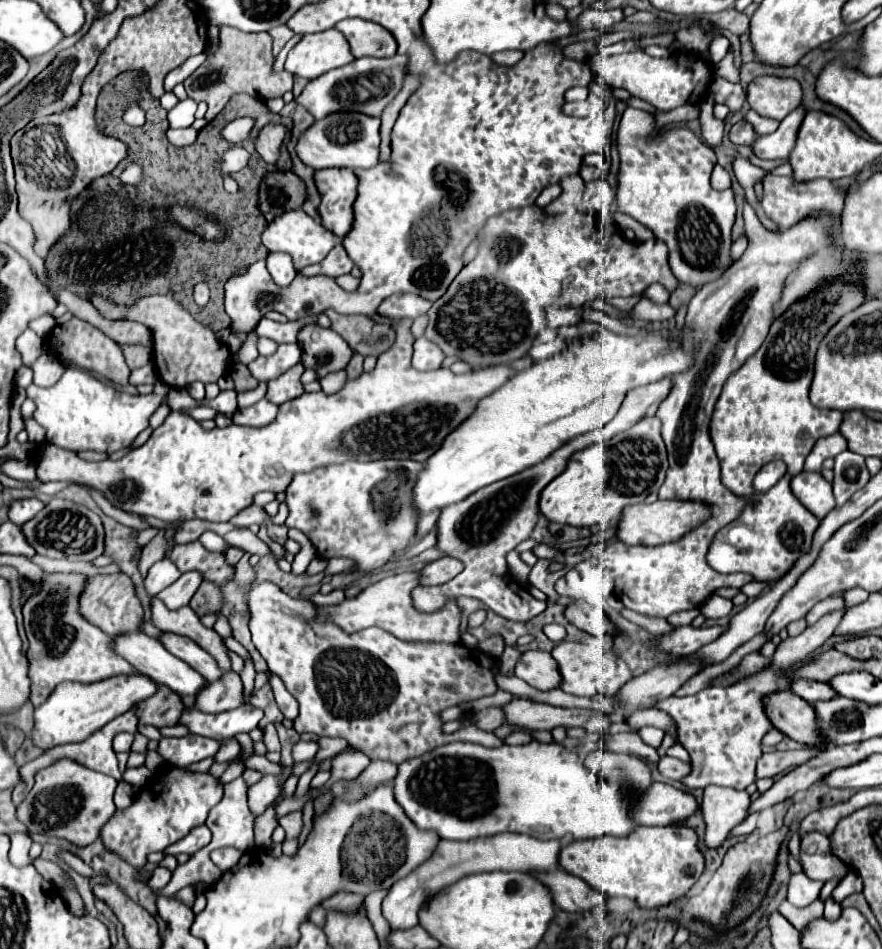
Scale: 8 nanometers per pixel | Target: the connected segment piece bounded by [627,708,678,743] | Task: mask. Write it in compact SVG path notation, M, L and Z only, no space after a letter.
M650 708L646 710L636 711L631 714L627 719L627 723L632 728L642 728L644 726L655 726L666 733L672 735L675 739L675 742L678 743L678 735L676 734L676 725L674 720L668 716L665 712L656 710L655 708Z

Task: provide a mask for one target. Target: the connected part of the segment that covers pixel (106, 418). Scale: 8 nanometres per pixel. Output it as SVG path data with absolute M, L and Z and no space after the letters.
M66 368L64 376L50 388L40 388L36 384L26 388L26 396L38 406L34 420L46 428L48 442L64 450L96 450L108 454L128 448L136 436L148 428L150 416L164 402L166 394L168 386L162 380L156 380L152 394L130 396L78 368Z

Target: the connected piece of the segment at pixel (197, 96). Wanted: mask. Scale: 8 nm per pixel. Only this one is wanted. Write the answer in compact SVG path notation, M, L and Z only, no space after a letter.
M222 26L220 28L220 52L206 58L206 62L184 80L186 92L192 100L204 100L208 104L206 120L210 122L230 100L230 96L244 92L254 96L256 100L276 98L292 90L292 74L282 71L272 72L274 56L272 56L272 36L268 32L246 34L238 28Z

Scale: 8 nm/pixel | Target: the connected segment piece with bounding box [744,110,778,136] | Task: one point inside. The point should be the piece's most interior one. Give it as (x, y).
(762, 126)

